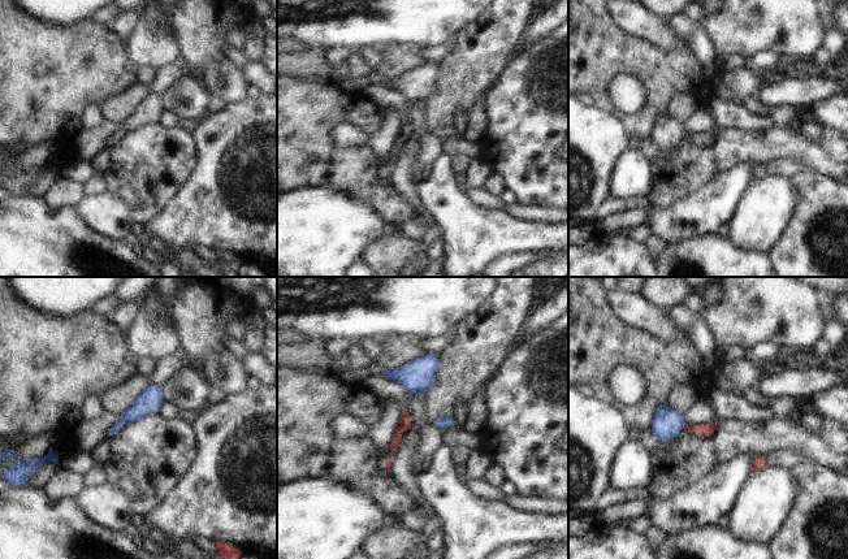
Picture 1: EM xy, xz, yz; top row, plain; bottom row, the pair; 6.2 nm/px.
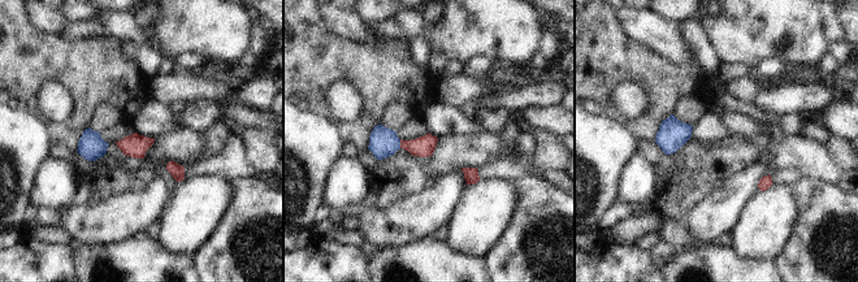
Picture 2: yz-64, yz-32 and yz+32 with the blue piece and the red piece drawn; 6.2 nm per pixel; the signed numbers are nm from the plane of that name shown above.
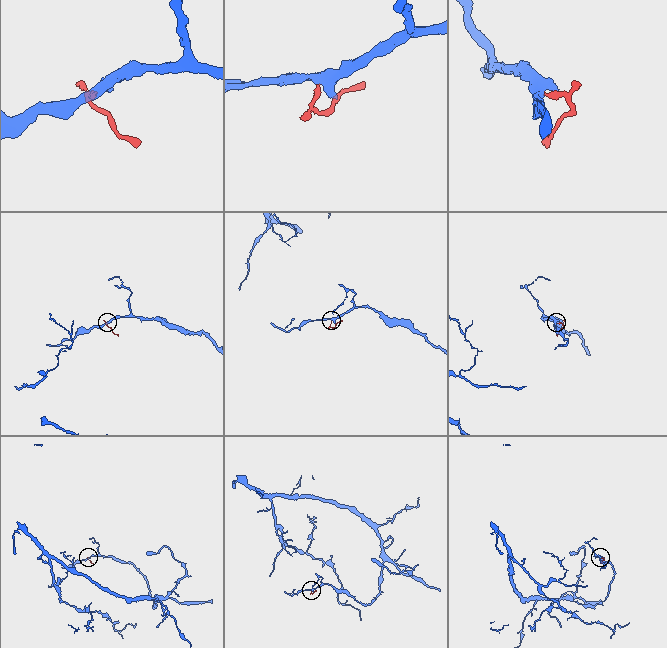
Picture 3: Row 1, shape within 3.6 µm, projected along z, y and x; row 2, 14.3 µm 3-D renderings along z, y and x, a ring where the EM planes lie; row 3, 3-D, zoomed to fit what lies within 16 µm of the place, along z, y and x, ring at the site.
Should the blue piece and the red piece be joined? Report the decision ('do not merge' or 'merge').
merge

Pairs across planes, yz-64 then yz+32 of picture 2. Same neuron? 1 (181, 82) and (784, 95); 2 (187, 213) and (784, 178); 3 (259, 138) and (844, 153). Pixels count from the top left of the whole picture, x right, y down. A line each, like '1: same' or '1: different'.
1: different
2: different
3: same

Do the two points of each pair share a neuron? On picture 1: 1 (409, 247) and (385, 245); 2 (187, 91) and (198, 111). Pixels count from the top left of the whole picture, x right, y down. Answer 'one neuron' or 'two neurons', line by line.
1: one neuron
2: one neuron

